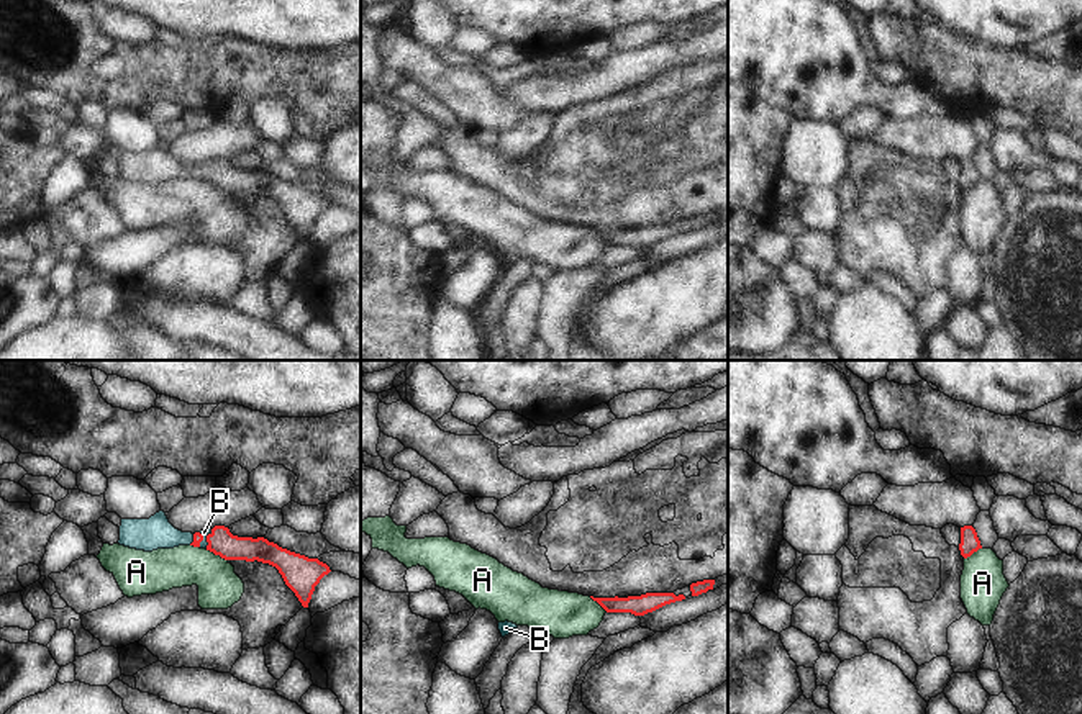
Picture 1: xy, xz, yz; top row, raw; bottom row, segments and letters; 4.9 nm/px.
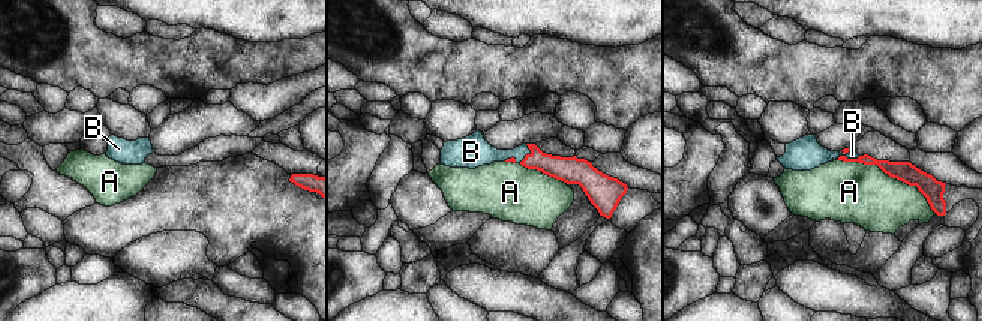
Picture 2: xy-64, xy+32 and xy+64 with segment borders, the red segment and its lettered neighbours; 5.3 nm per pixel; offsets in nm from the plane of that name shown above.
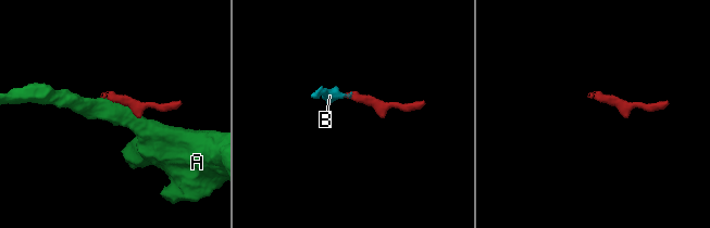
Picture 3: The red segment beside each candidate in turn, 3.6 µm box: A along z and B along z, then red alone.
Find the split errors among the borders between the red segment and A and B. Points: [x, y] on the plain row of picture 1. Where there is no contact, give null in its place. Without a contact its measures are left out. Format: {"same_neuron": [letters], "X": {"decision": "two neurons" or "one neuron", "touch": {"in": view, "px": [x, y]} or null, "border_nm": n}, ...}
{"same_neuron": ["B"], "A": {"decision": "two neurons", "touch": {"in": "xy", "px": [217, 187]}, "border_nm": 130}, "B": {"decision": "one neuron", "touch": {"in": "xy", "px": [207, 171]}, "border_nm": 110}}

